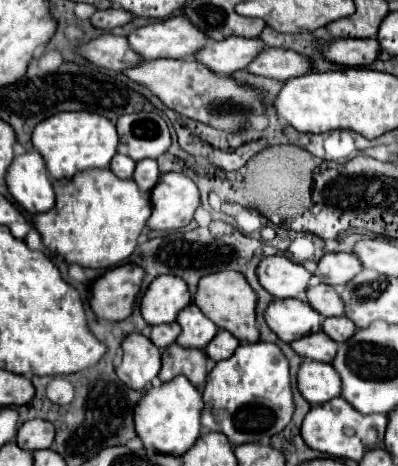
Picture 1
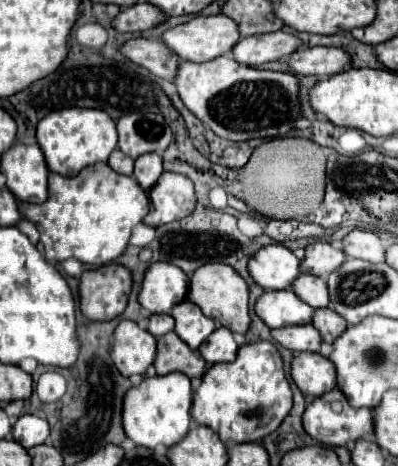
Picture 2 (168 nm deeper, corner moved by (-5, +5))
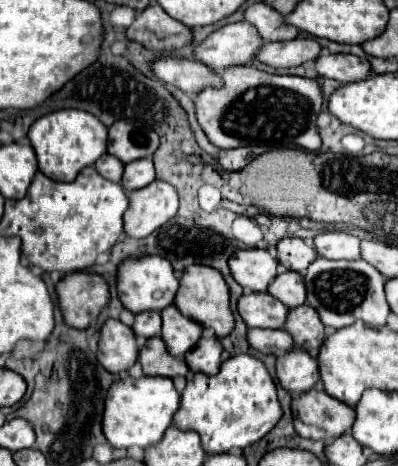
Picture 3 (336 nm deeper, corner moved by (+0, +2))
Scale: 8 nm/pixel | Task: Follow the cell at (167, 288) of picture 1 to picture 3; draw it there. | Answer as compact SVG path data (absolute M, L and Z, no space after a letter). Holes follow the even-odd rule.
M142 256L138 260L124 260L118 268L118 296L130 312L138 314L144 310L164 310L174 302L178 290L178 278L172 270L172 264L160 256Z

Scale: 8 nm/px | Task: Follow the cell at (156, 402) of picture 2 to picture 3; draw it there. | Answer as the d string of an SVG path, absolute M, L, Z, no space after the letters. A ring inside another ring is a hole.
M124 378L112 384L108 390L106 408L104 408L104 436L114 448L140 446L148 448L158 444L164 438L164 432L172 426L172 418L180 408L180 394L174 388L170 378Z

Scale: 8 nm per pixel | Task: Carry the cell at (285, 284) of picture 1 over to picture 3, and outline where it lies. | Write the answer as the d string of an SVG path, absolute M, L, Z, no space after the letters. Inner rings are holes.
M264 248L236 250L230 258L230 270L242 288L252 292L266 292L278 276L278 260Z

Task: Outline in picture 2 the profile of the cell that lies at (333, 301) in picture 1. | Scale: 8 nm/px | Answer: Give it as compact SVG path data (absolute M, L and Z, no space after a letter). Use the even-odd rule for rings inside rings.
M299 275L293 283L291 283L293 293L299 295L299 299L305 299L305 303L309 303L311 307L327 307L329 303L329 291L327 291L327 283L325 279L317 277L317 275Z

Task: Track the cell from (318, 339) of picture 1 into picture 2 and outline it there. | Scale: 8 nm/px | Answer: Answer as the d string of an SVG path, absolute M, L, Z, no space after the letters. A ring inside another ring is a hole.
M297 325L297 327L283 327L271 331L273 339L289 351L319 351L321 335L313 325Z

